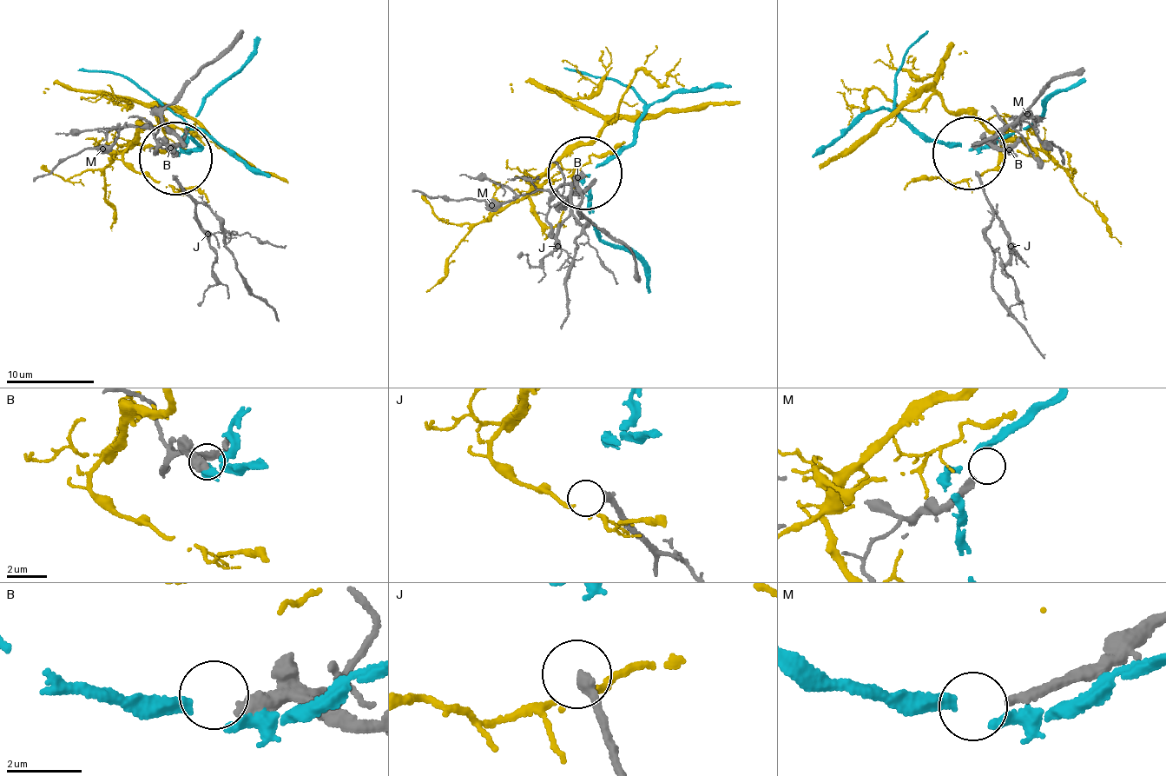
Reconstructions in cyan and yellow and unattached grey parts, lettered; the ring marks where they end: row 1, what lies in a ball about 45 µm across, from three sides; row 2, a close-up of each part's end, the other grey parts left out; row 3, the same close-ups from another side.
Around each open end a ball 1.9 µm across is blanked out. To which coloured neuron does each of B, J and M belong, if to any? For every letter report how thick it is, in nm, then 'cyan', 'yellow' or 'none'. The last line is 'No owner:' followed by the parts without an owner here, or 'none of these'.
B: calibre 550 nm; none
J: calibre 280 nm; none
M: calibre 280 nm; none
No owner: B, J, M

